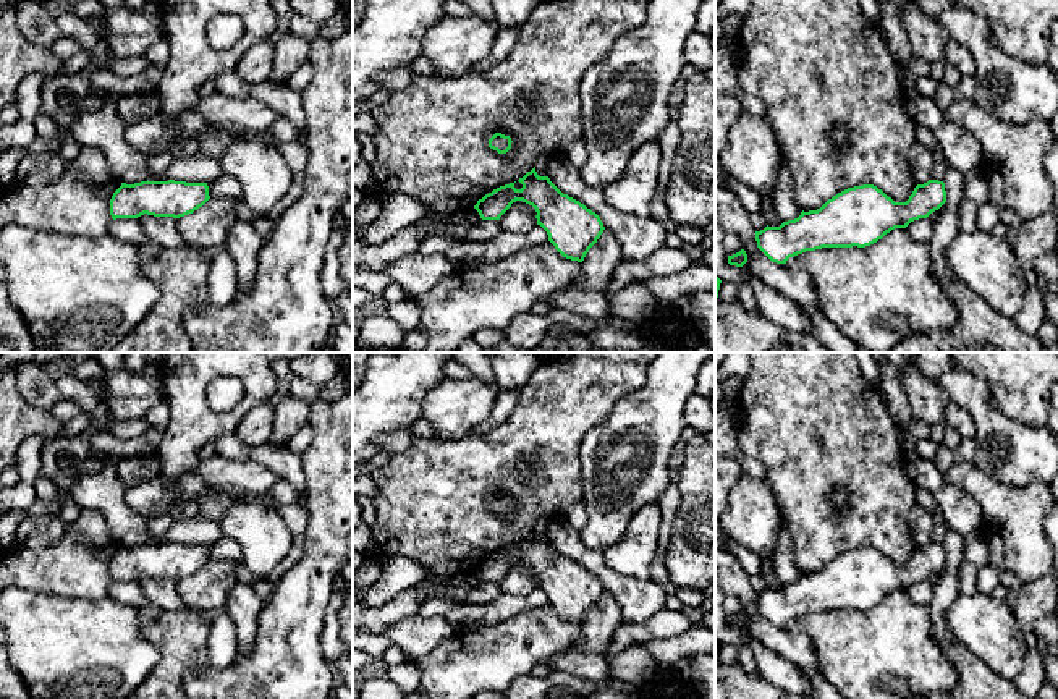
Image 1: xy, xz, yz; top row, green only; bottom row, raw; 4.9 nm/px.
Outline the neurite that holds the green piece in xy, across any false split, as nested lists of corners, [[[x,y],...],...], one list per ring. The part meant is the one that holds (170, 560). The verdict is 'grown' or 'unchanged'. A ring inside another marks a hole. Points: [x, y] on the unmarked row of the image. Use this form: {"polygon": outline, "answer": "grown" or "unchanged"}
{"polygon": [[[175,542],[121,545],[110,561],[110,578],[113,582],[138,581],[144,576],[180,581],[193,576],[209,561],[207,545]]], "answer": "unchanged"}

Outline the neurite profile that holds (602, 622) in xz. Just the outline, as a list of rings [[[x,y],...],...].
[[[605,591],[581,625],[584,639],[574,649],[579,654],[607,654],[621,621],[621,610],[615,595]]]

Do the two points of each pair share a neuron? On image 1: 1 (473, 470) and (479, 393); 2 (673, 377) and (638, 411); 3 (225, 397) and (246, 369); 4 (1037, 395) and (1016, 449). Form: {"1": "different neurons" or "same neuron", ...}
{"1": "different neurons", "2": "same neuron", "3": "different neurons", "4": "different neurons"}

